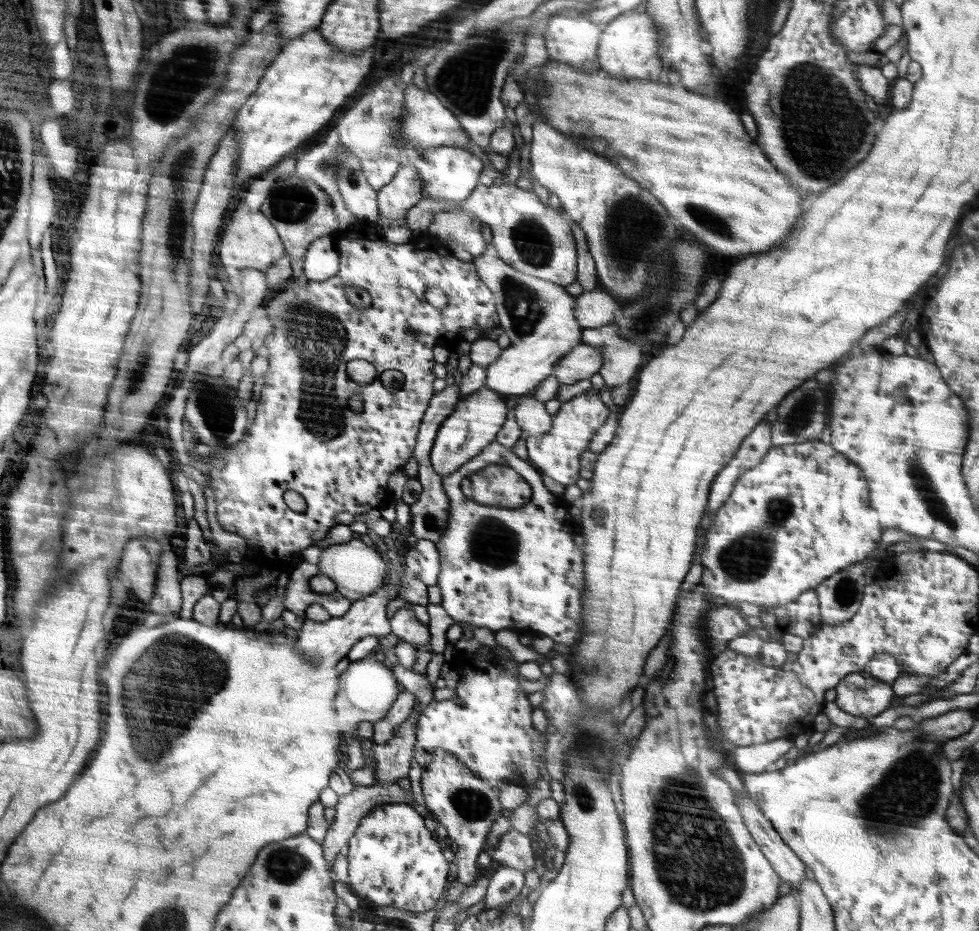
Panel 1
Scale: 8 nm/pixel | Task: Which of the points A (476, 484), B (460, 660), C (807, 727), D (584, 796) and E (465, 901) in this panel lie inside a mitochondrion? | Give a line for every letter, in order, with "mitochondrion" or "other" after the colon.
A: mitochondrion
B: other
C: other
D: mitochondrion
E: other

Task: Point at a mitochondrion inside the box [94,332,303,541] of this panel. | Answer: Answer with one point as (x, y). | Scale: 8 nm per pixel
(217, 406)

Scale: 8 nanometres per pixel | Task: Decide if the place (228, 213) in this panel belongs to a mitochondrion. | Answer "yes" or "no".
no

